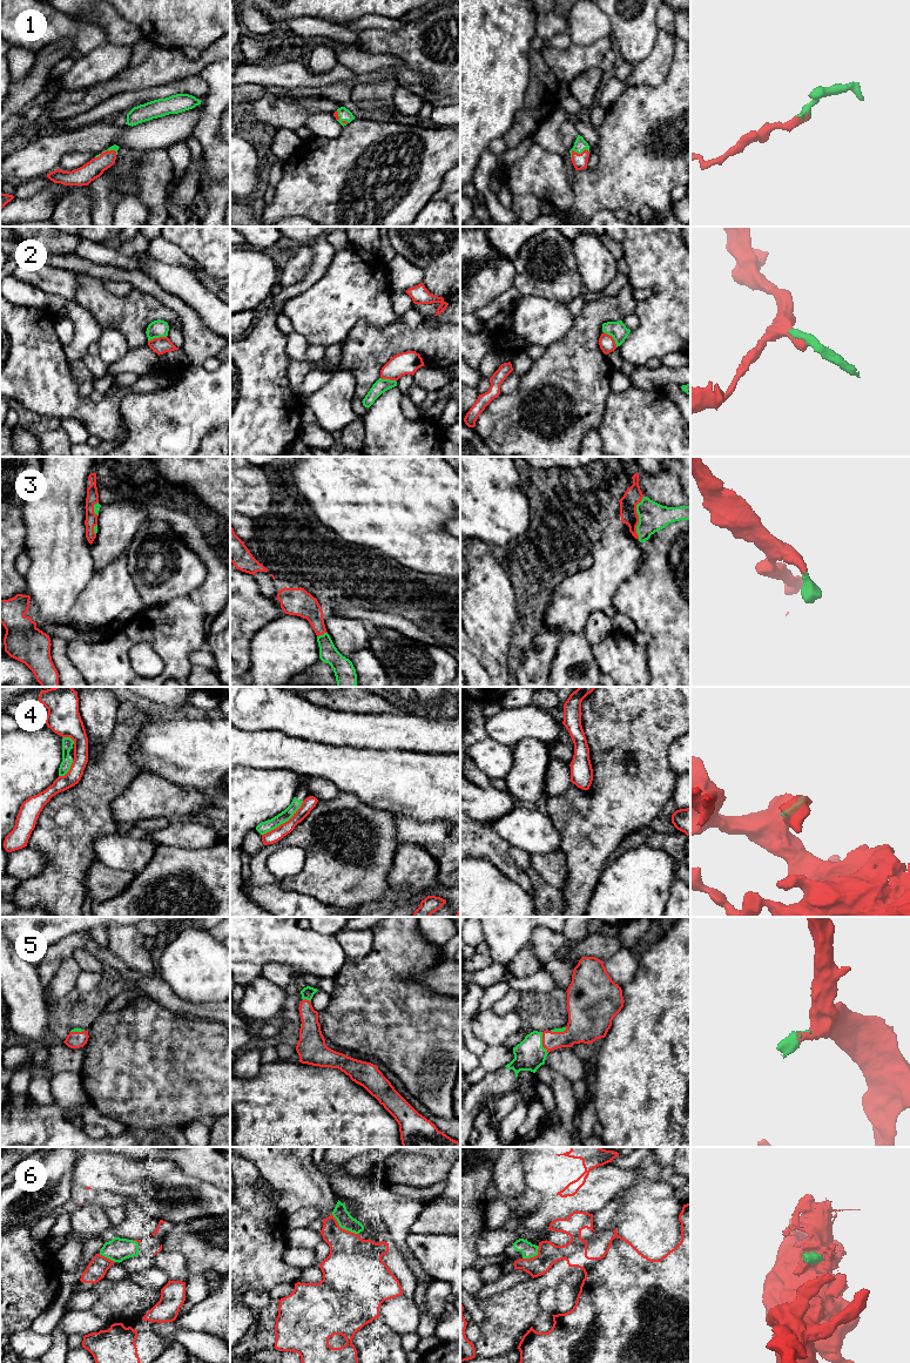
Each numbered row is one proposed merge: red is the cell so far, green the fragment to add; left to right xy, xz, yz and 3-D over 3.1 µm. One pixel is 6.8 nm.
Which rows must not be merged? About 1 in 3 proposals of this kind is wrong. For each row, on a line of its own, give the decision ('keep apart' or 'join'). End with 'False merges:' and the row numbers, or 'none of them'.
1: join
2: keep apart
3: join
4: keep apart
5: join
6: keep apart
False merges: 2, 4, 6

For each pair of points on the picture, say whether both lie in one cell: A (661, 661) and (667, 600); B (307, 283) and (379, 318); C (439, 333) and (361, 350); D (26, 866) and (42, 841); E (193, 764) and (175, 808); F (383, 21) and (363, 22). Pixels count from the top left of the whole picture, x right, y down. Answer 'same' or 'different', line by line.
A: same
B: different
C: same
D: different
E: different
F: same

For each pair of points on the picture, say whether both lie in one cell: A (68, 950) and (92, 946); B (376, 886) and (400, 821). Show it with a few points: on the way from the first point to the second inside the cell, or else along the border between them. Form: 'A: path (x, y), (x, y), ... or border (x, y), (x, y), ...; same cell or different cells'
A: border (92, 936), (83, 947); different cells
B: border (392, 815), (396, 843), (398, 845); different cells

